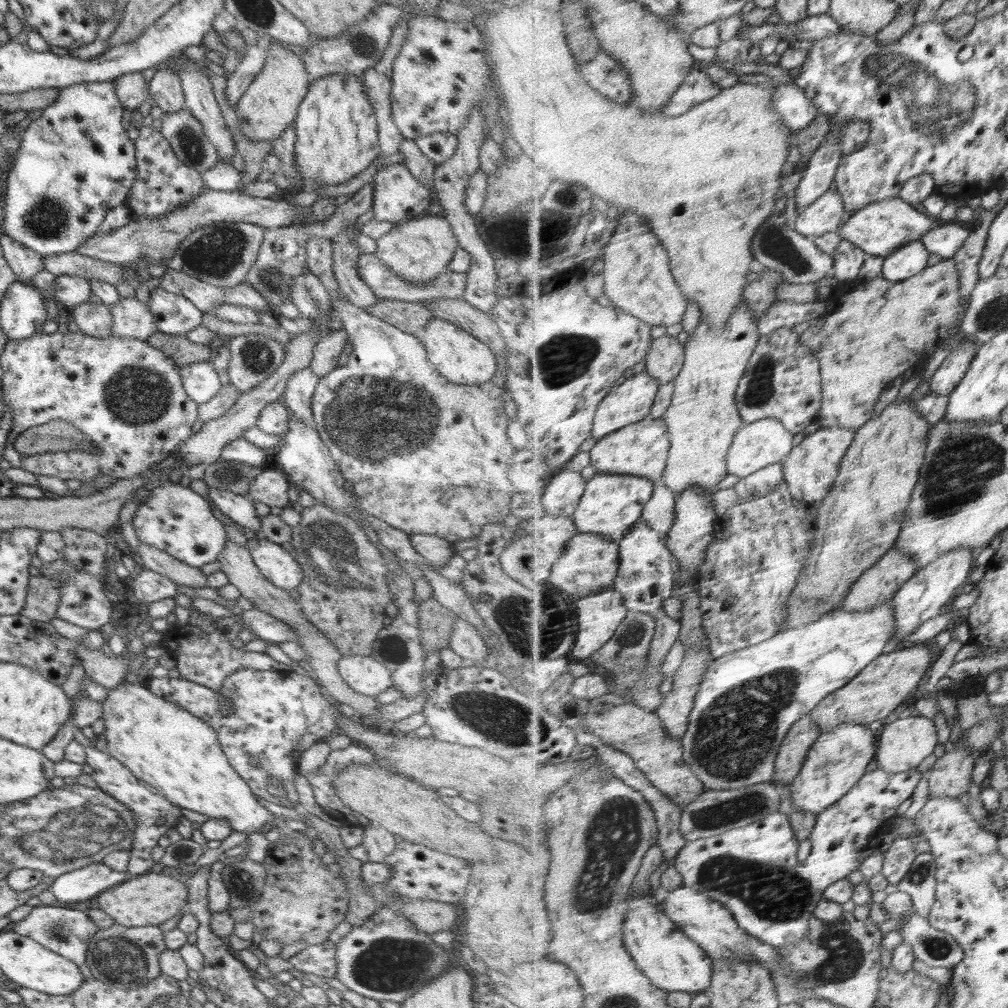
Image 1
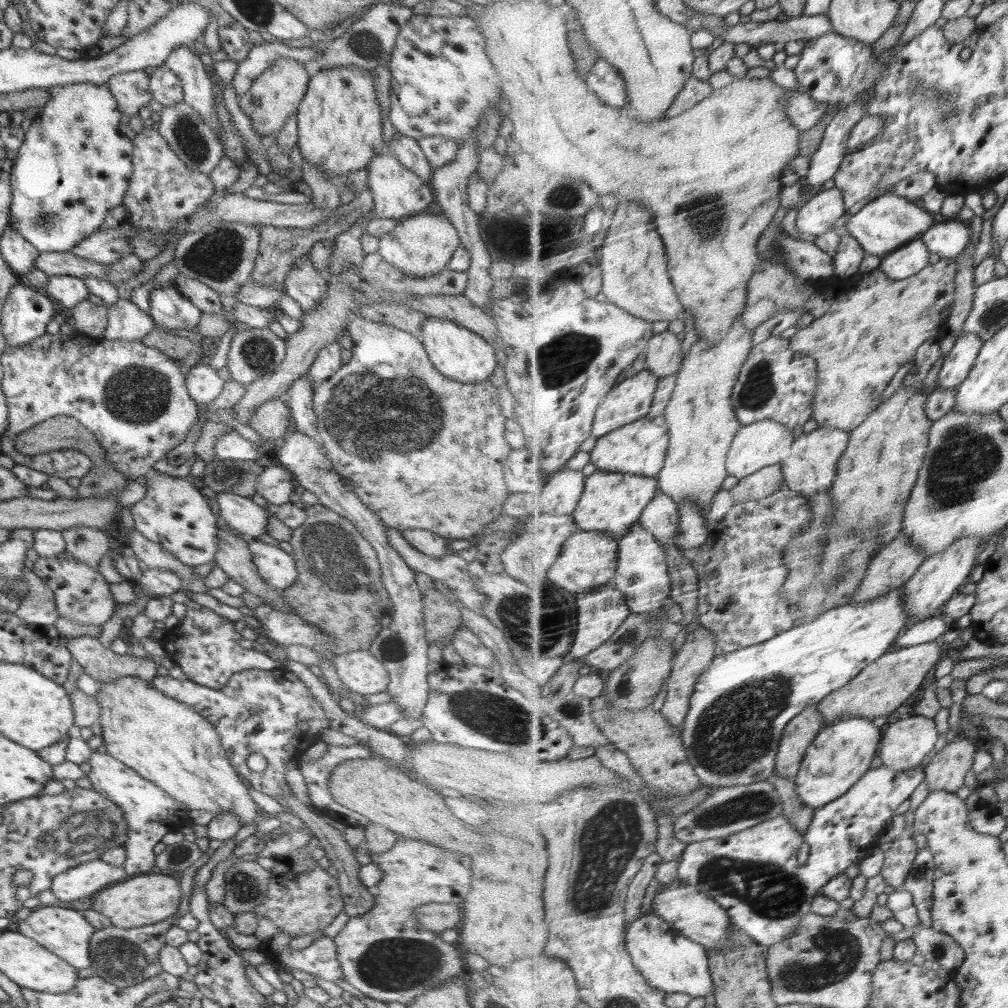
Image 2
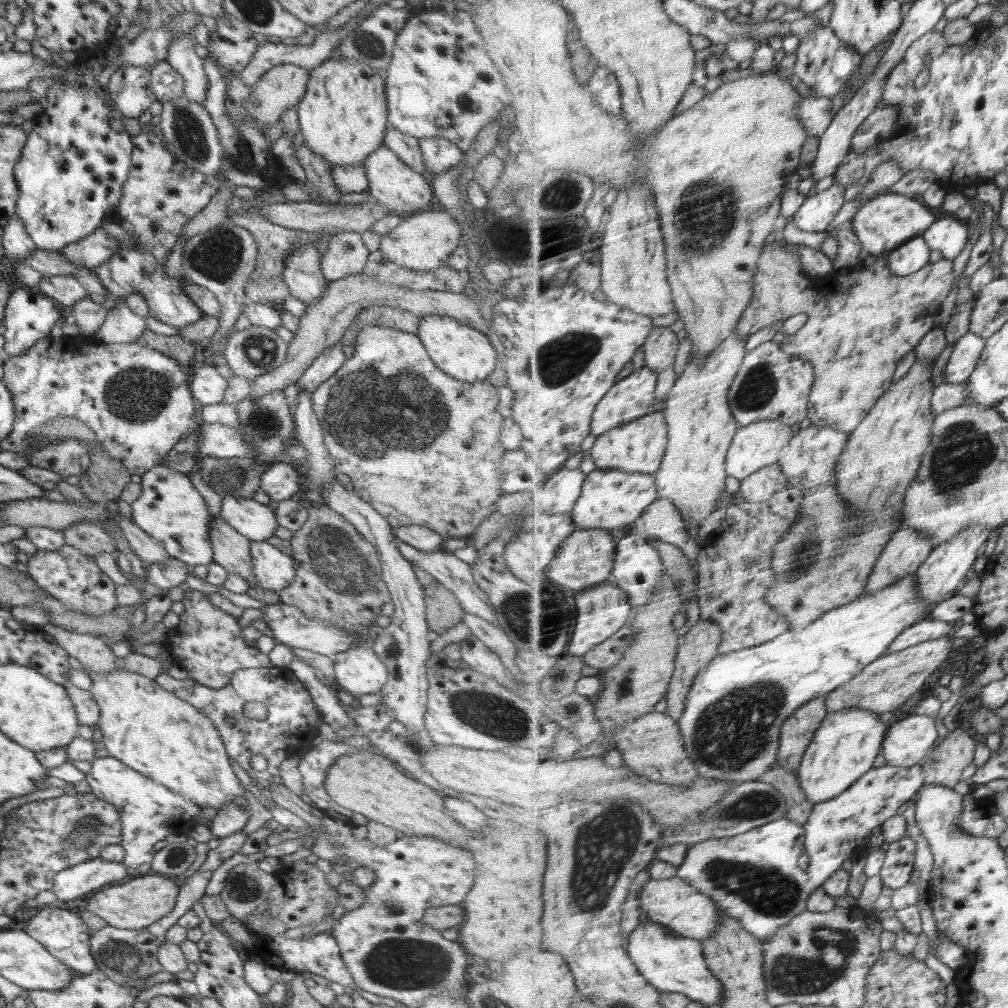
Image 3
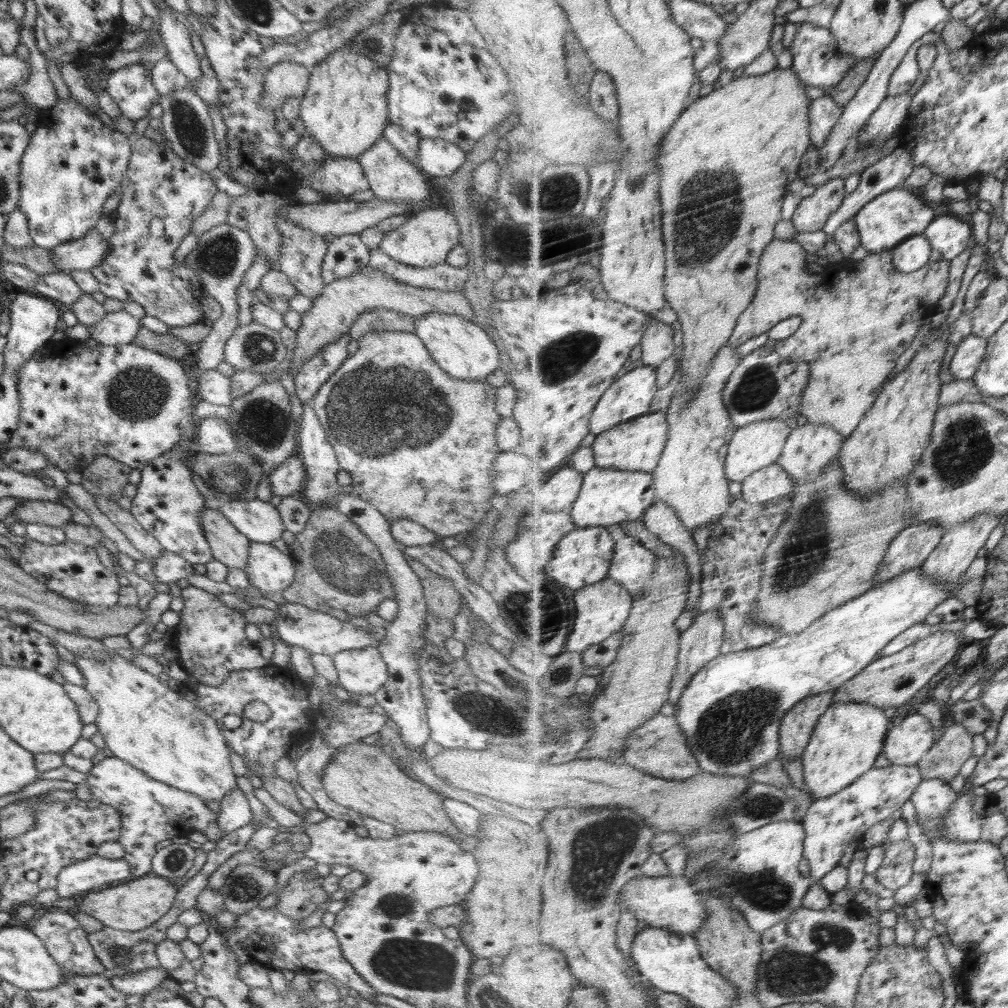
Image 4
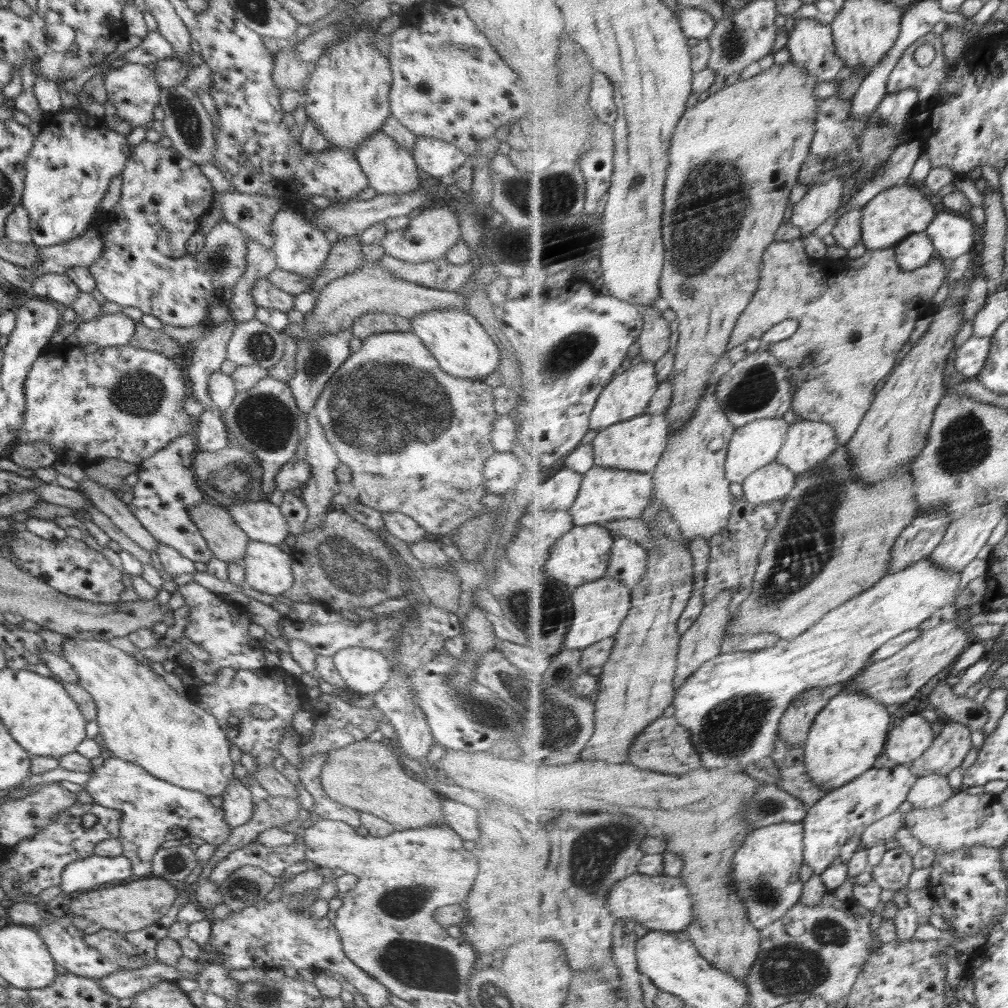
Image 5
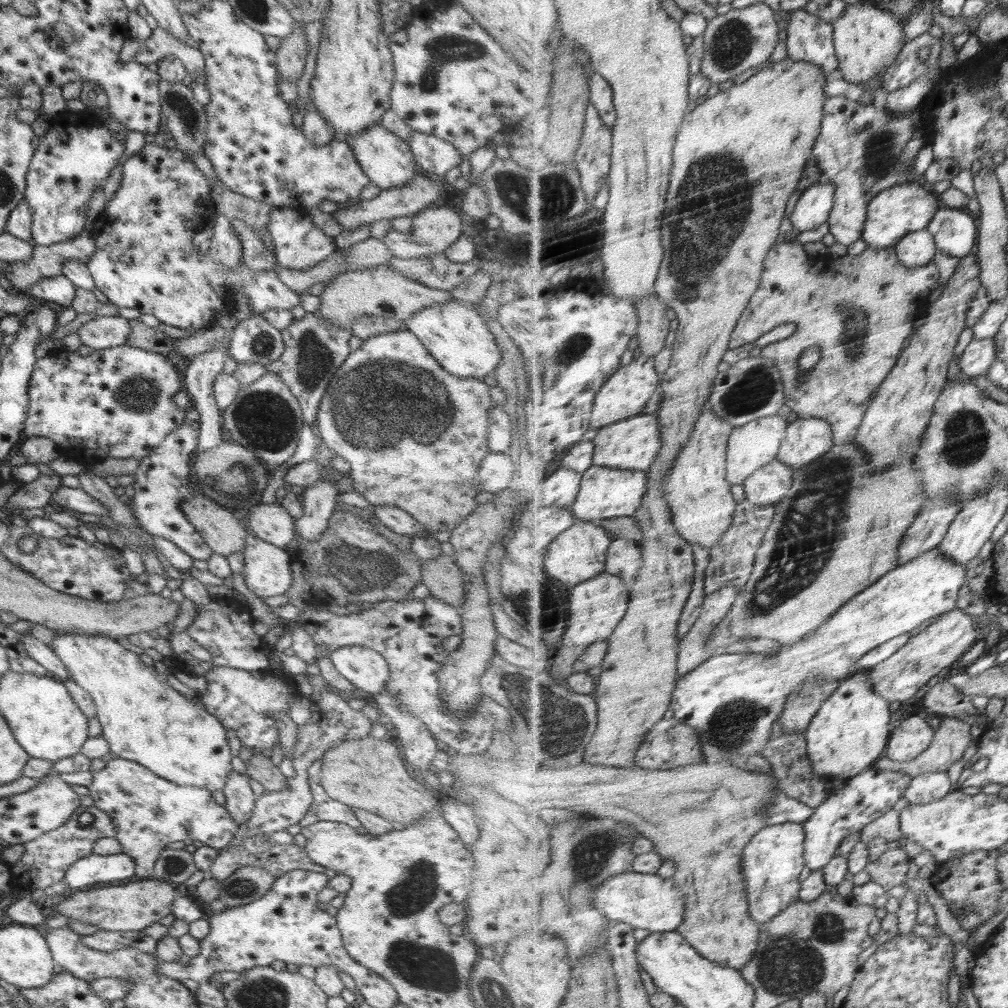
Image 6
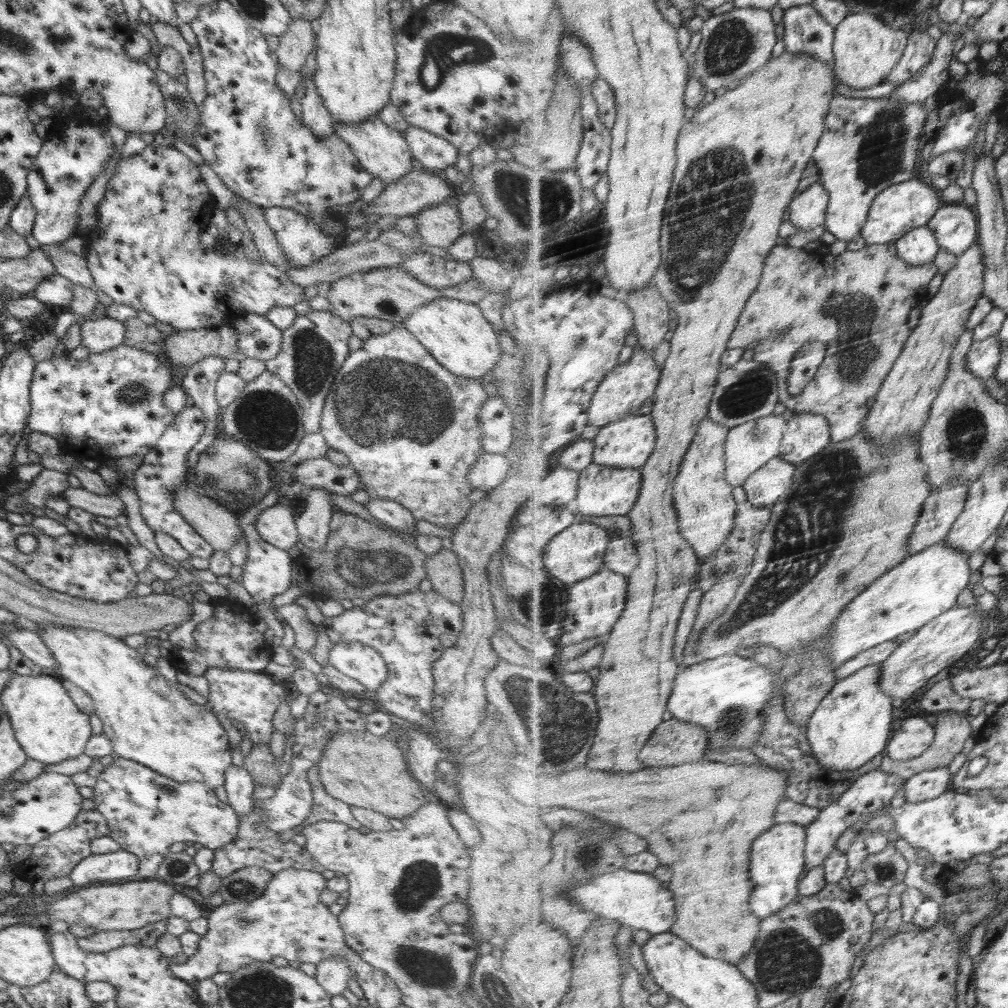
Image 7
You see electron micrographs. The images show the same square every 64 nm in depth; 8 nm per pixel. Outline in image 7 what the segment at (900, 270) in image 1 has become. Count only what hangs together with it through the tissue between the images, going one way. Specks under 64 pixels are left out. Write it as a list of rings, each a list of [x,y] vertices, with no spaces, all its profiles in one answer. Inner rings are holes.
[[[920,226],[897,242],[900,256],[910,264],[918,266],[936,260],[940,247],[938,237],[929,226]]]

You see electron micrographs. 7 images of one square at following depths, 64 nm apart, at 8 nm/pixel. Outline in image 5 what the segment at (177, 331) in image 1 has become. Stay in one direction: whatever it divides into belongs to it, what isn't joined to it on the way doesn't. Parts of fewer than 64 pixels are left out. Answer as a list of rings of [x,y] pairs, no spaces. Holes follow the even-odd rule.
[[[142,141],[138,146],[130,149],[129,157],[126,164],[124,164],[124,170],[122,175],[122,196],[120,201],[114,205],[112,210],[108,213],[111,216],[110,226],[103,233],[102,237],[102,252],[94,264],[90,264],[89,271],[92,273],[92,278],[96,283],[96,288],[100,290],[102,296],[106,297],[106,300],[110,302],[116,302],[122,307],[134,306],[142,310],[143,314],[152,314],[159,318],[163,325],[171,325],[176,327],[192,327],[207,324],[208,320],[208,306],[212,304],[223,304],[222,300],[216,296],[216,291],[212,288],[212,272],[210,270],[204,270],[204,266],[200,266],[194,256],[186,250],[186,241],[192,234],[197,232],[197,227],[202,216],[209,212],[212,207],[212,202],[215,196],[215,189],[212,188],[210,180],[202,173],[202,170],[194,162],[190,162],[188,158],[184,158],[182,154],[178,154],[173,148],[162,147],[157,142]],[[154,224],[161,224],[162,230],[157,231],[152,226]]]

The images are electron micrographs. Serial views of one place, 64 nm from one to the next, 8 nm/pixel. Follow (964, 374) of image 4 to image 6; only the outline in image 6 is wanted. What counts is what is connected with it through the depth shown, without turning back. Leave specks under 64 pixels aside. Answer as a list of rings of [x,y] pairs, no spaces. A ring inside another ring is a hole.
[[[996,338],[975,339],[968,350],[964,352],[964,356],[960,358],[960,369],[965,376],[984,381],[988,377],[988,373],[991,372],[992,365],[996,364],[998,352]]]

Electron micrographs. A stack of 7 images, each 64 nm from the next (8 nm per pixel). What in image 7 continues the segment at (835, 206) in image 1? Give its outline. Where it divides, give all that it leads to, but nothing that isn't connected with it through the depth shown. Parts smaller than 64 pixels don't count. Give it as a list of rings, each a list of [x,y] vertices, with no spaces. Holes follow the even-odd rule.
[[[814,184],[806,193],[798,194],[791,204],[789,219],[799,231],[827,224],[831,192],[822,184]]]

